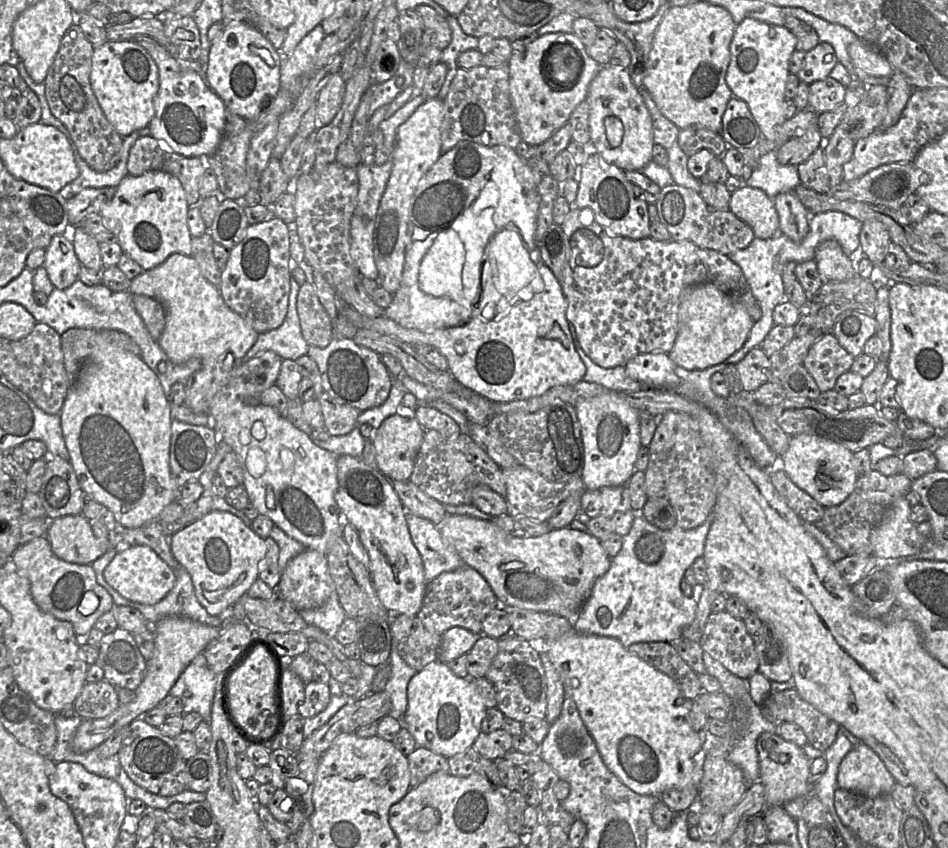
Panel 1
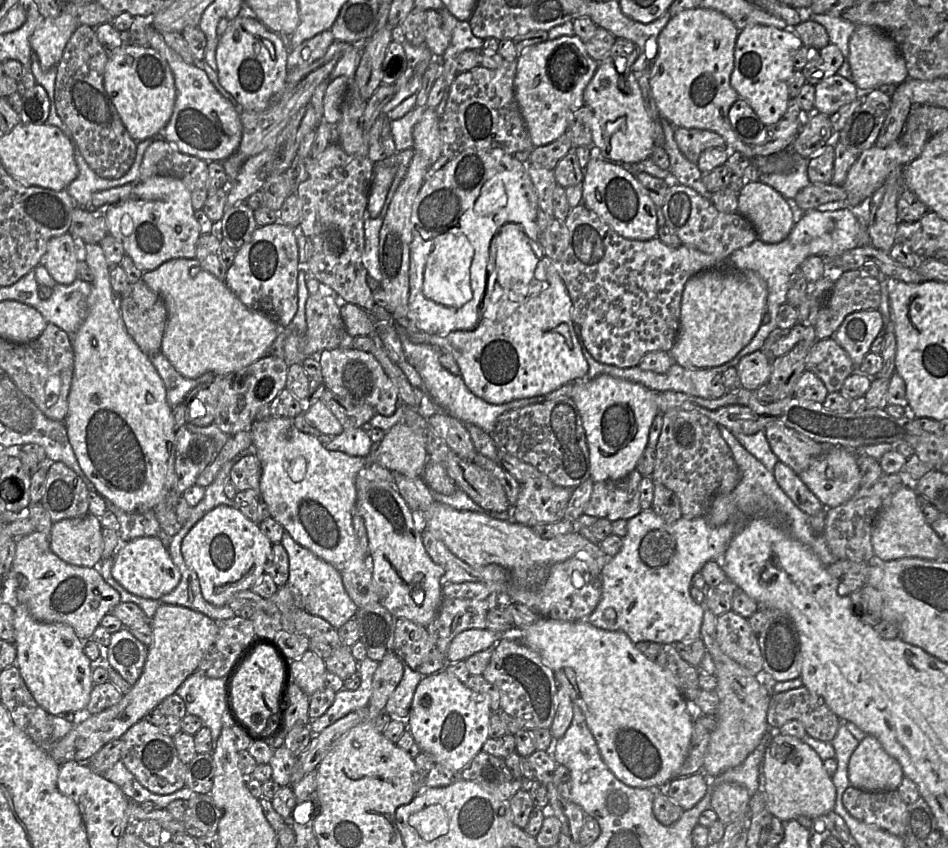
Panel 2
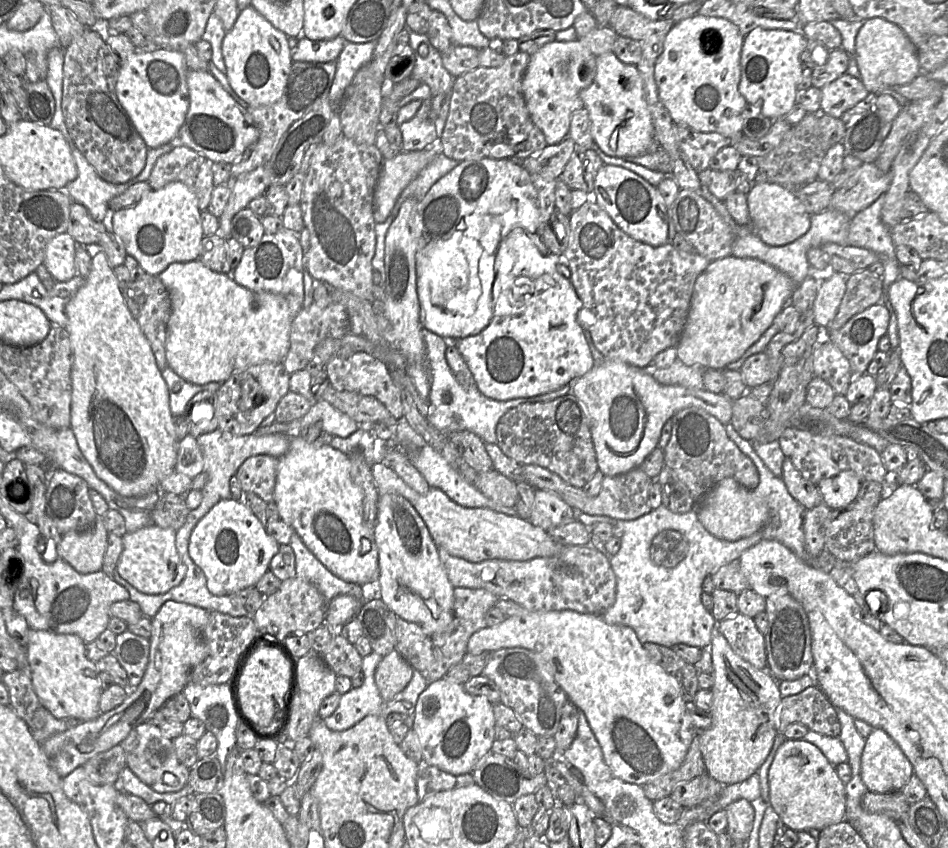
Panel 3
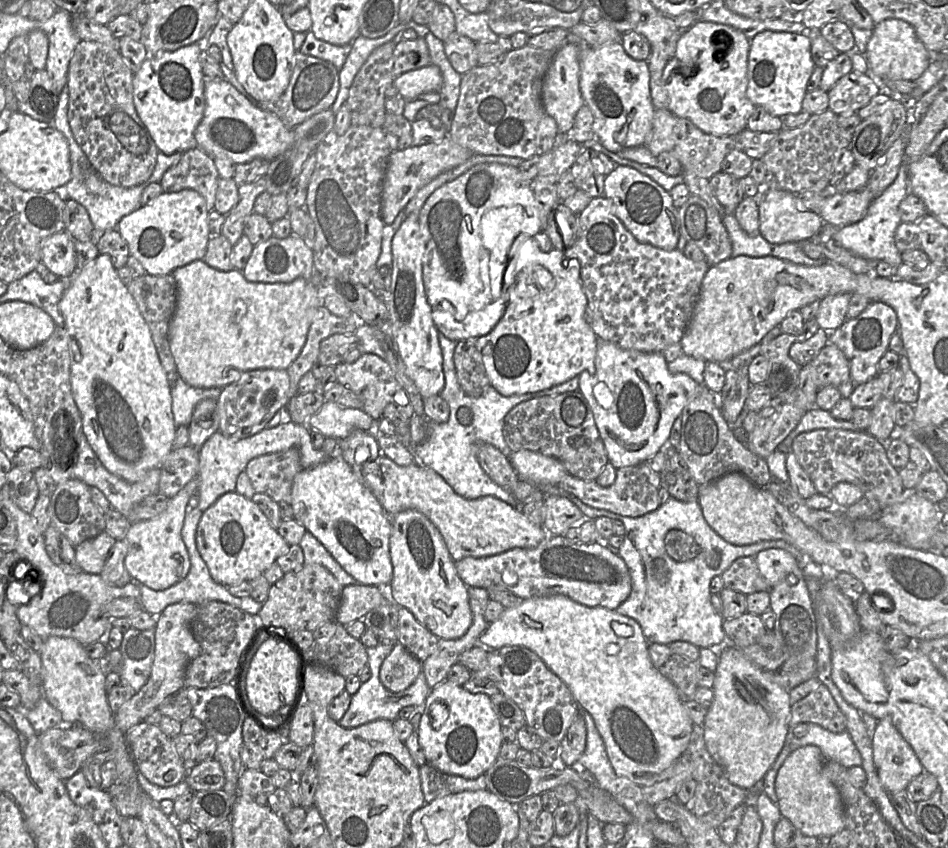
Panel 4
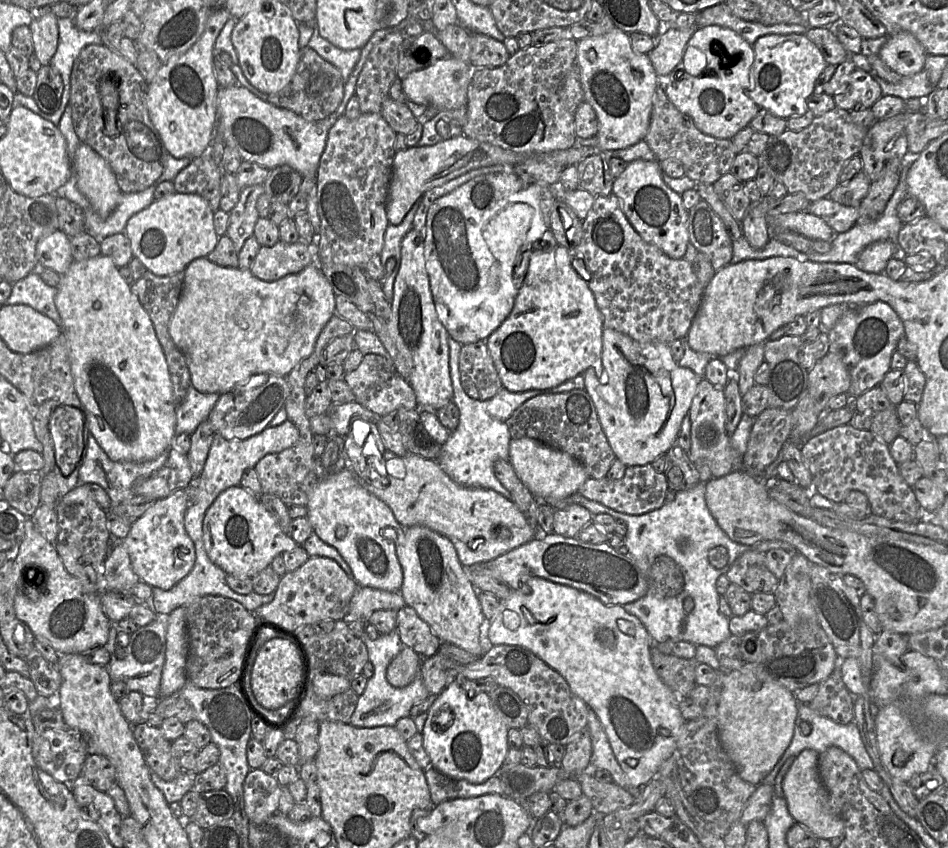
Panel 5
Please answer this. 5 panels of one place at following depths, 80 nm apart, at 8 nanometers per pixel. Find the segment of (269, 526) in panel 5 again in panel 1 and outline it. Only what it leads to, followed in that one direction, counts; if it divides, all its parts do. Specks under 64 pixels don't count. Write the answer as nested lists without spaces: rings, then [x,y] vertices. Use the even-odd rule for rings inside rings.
[[[213,510],[174,533],[170,536],[169,543],[176,561],[189,572],[198,601],[211,616],[227,613],[227,610],[247,593],[258,578],[258,564],[267,551],[265,539],[237,516],[221,510]]]

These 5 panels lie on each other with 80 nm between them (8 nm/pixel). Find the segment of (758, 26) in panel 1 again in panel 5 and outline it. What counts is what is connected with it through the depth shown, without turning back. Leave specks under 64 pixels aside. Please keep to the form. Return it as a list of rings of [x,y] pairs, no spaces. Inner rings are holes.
[[[768,34],[759,37],[753,49],[749,97],[761,109],[786,120],[805,114],[809,110],[807,101],[814,94],[816,82],[828,65],[816,44],[805,34]]]

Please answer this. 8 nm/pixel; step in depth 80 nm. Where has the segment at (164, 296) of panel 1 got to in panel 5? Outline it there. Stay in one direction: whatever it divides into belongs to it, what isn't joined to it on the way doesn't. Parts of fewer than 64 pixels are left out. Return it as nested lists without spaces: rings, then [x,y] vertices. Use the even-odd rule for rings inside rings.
[[[314,256],[314,261],[302,271],[284,276],[273,282],[260,280],[255,277],[249,269],[223,267],[211,262],[207,257],[201,257],[193,260],[184,270],[182,293],[169,323],[169,333],[175,345],[186,358],[191,377],[191,385],[201,393],[216,393],[222,395],[243,385],[252,376],[257,374],[275,374],[287,377],[297,364],[313,352],[320,332],[336,313],[335,299],[336,295],[321,270],[321,261],[317,256]]]

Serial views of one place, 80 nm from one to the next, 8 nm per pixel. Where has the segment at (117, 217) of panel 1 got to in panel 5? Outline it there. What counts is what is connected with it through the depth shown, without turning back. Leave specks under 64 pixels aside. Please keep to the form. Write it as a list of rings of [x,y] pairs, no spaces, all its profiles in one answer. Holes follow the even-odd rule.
[[[175,193],[154,200],[148,207],[133,215],[124,233],[131,242],[133,256],[157,276],[181,272],[195,259],[207,257],[214,250],[219,235],[214,228],[214,211],[200,195]]]

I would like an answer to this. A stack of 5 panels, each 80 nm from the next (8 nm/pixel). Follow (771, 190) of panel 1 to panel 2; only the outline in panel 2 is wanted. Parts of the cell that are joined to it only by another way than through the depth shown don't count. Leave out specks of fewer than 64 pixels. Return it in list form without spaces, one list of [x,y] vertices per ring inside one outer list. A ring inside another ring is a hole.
[[[809,159],[798,160],[798,168],[789,174],[763,174],[759,182],[771,186],[786,199],[794,199],[795,196],[810,184],[807,176]]]

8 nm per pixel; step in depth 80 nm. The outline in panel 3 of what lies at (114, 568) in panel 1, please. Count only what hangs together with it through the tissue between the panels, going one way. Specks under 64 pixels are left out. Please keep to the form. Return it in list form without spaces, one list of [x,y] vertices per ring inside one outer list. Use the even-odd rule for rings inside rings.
[[[156,524],[125,533],[122,537],[123,551],[116,566],[117,573],[144,594],[164,594],[179,585],[185,577],[186,566],[176,548],[176,533],[174,529]]]

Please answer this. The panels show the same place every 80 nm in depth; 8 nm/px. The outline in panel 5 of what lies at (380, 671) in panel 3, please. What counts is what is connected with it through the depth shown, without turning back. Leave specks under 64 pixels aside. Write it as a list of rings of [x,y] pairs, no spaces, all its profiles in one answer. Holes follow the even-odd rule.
[[[404,645],[387,666],[387,681],[397,688],[407,686],[419,673],[422,661],[423,657],[410,647]]]

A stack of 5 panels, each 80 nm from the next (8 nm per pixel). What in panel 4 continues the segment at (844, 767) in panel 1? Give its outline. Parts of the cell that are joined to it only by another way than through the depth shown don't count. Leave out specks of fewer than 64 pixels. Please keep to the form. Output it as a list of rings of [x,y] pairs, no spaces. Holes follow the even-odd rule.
[[[890,717],[877,721],[872,746],[877,775],[887,793],[906,789],[909,782],[924,770],[913,748]]]

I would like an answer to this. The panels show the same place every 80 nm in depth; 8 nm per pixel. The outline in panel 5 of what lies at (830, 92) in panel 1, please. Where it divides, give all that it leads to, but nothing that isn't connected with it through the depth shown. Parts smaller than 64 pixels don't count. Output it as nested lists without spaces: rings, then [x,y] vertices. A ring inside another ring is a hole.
[[[855,69],[847,83],[833,95],[836,107],[852,111],[871,108],[883,96],[877,81],[867,72]]]

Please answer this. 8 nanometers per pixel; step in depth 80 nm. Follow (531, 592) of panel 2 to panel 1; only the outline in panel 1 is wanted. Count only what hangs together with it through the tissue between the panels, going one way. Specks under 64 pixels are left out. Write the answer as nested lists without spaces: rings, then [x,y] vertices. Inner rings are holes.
[[[408,512],[406,521],[412,542],[421,555],[427,583],[443,572],[454,571],[464,565],[433,523]]]

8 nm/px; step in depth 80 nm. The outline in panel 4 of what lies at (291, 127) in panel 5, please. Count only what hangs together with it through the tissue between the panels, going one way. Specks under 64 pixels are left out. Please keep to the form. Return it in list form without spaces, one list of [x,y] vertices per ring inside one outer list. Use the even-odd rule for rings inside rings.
[[[205,79],[204,94],[205,111],[194,132],[194,137],[197,146],[212,157],[225,155],[236,164],[249,162],[257,158],[271,161],[293,145],[295,140],[293,128],[288,128],[274,113],[254,106],[226,79]]]

